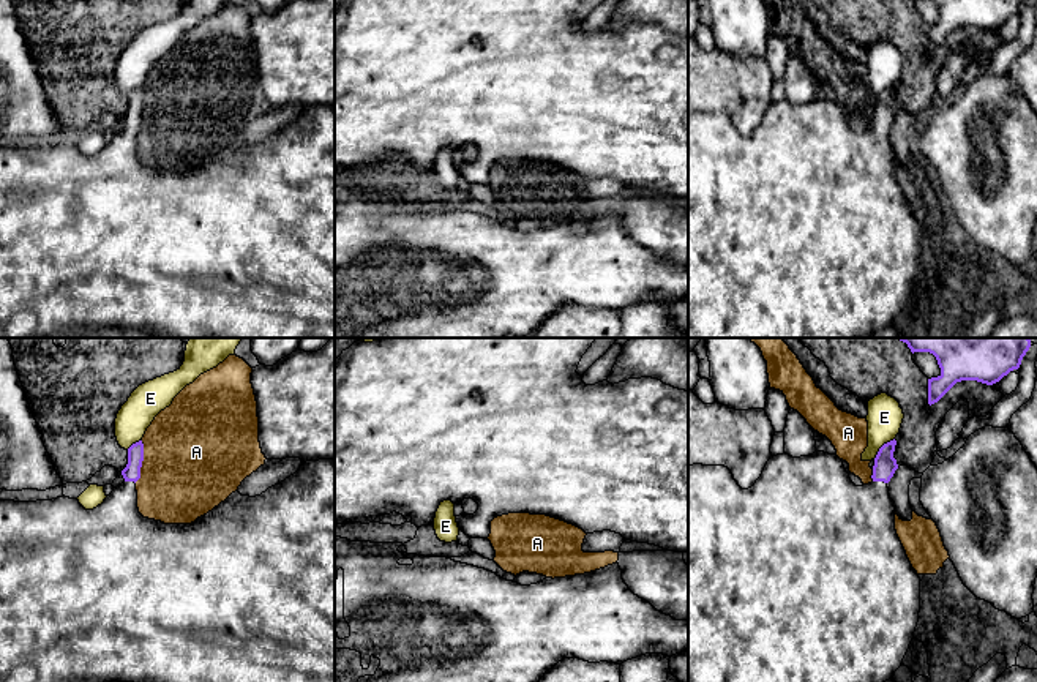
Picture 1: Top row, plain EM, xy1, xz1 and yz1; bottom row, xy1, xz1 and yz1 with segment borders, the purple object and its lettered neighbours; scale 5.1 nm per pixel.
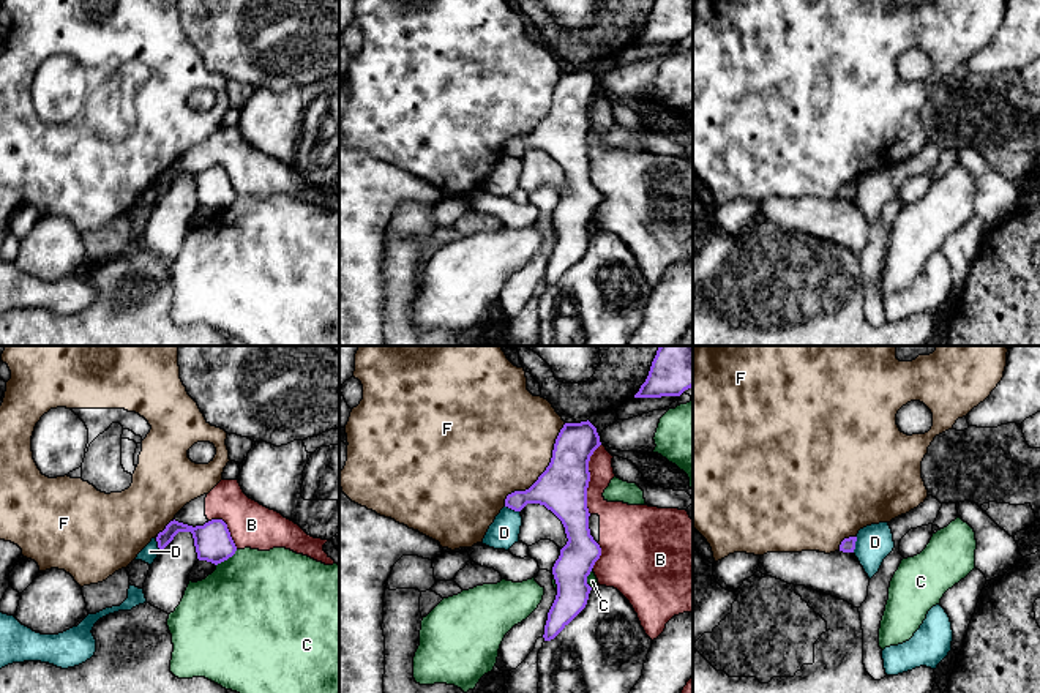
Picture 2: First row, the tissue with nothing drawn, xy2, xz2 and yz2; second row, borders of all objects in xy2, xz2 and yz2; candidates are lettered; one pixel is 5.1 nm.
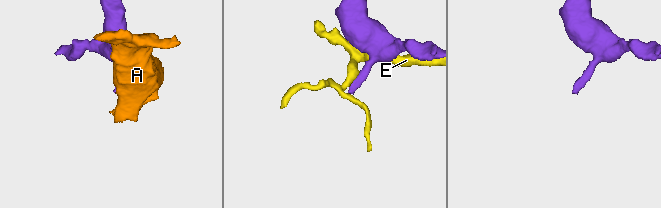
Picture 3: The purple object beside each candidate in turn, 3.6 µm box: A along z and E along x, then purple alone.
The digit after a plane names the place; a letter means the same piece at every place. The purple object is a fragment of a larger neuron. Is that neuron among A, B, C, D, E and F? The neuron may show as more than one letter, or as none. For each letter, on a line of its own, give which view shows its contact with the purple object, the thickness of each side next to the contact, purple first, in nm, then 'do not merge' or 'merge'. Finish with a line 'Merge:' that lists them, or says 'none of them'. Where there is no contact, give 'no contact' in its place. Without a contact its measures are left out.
A: meets purple in xy1; 90 nm thick on the purple side, 500 nm on the other; do not merge
B: meets purple in xz2; 260 nm thick on the purple side, 180 nm on the other; do not merge
C: meets purple in xy2; 190 nm thick on the purple side, 500 nm on the other; do not merge
D: meets purple in xz2; 220 nm thick on the purple side, 160 nm on the other; do not merge
E: meets purple in yz1; 120 nm thick on the purple side, 180 nm on the other; do not merge
F: meets purple in xz2; 260 nm thick on the purple side, 480 nm on the other; do not merge
Merge: none of them

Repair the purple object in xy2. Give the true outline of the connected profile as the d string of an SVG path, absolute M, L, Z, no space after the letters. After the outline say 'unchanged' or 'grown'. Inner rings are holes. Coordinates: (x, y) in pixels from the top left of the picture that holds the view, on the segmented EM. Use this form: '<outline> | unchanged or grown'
M174 519L156 537L159 551L164 549L178 532L193 534L199 560L207 560L218 565L232 557L237 551L227 524L223 519L211 519L204 526L196 527Z | unchanged

